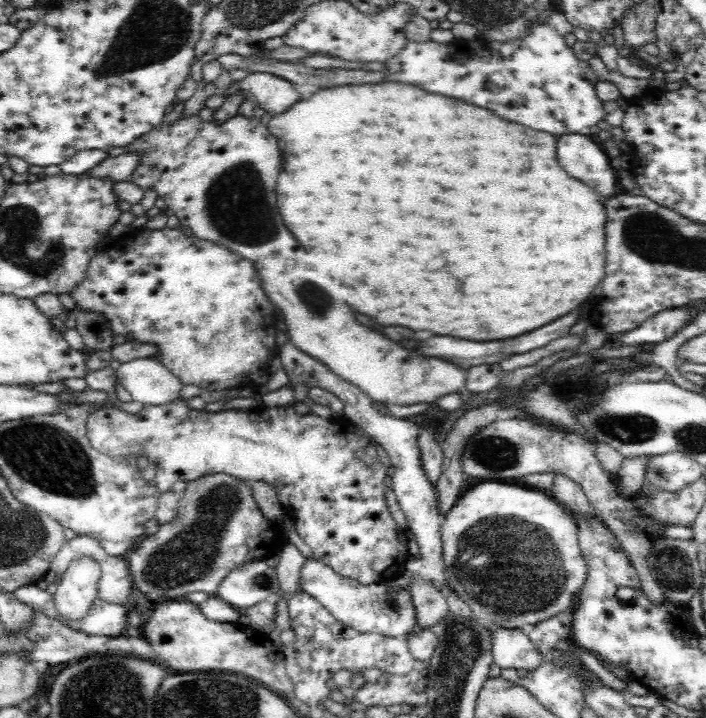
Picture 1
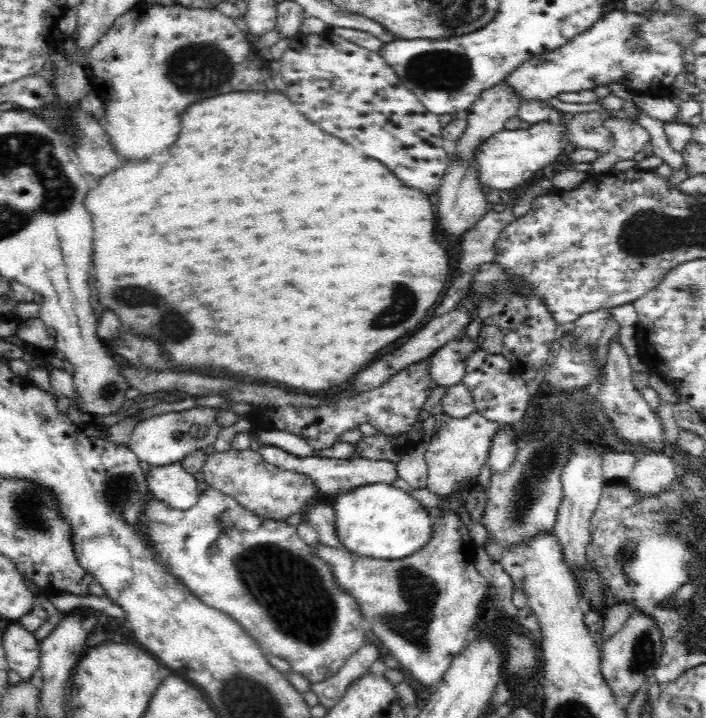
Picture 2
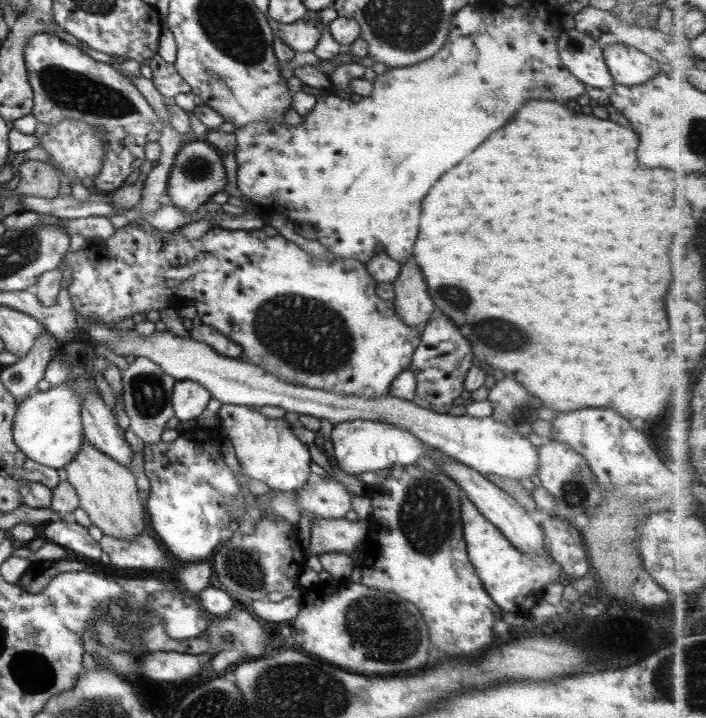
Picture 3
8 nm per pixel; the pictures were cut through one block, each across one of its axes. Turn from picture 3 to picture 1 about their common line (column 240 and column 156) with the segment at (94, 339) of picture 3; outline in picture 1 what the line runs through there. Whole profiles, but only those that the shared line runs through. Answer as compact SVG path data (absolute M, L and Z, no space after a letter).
M142 357L116 365L117 380L133 400L145 406L160 406L180 399L183 384L161 362Z

